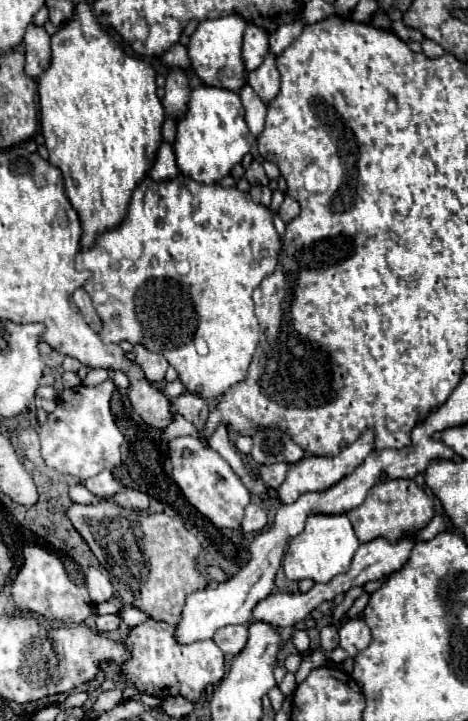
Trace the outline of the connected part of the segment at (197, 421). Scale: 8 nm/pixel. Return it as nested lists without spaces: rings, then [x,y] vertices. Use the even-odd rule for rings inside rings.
[[[184,393],[184,395],[180,395],[176,399],[176,411],[184,419],[194,423],[196,427],[202,427],[202,423],[206,423],[208,413],[210,413],[206,401],[202,397],[198,397],[198,395],[192,395],[192,393]]]

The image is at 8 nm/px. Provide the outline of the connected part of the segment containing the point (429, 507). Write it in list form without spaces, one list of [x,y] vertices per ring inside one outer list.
[[[382,479],[370,489],[366,501],[360,507],[350,509],[346,515],[360,543],[378,539],[378,535],[386,535],[386,539],[402,539],[402,535],[416,535],[428,525],[428,521],[434,517],[434,501],[412,479]]]

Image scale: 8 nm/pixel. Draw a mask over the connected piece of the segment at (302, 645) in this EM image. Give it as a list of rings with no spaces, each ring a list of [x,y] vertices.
[[[296,631],[296,633],[294,633],[294,637],[292,637],[292,641],[294,641],[296,649],[298,649],[302,655],[310,653],[310,639],[308,639],[306,631]]]

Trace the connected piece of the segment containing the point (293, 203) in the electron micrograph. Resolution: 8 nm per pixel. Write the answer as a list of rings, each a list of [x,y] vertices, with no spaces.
[[[286,195],[286,199],[284,199],[284,203],[282,203],[282,207],[280,207],[280,217],[282,217],[282,221],[284,223],[288,223],[288,221],[292,221],[298,213],[300,213],[300,205],[298,205],[298,201],[296,199],[292,199],[292,197],[288,197]]]

